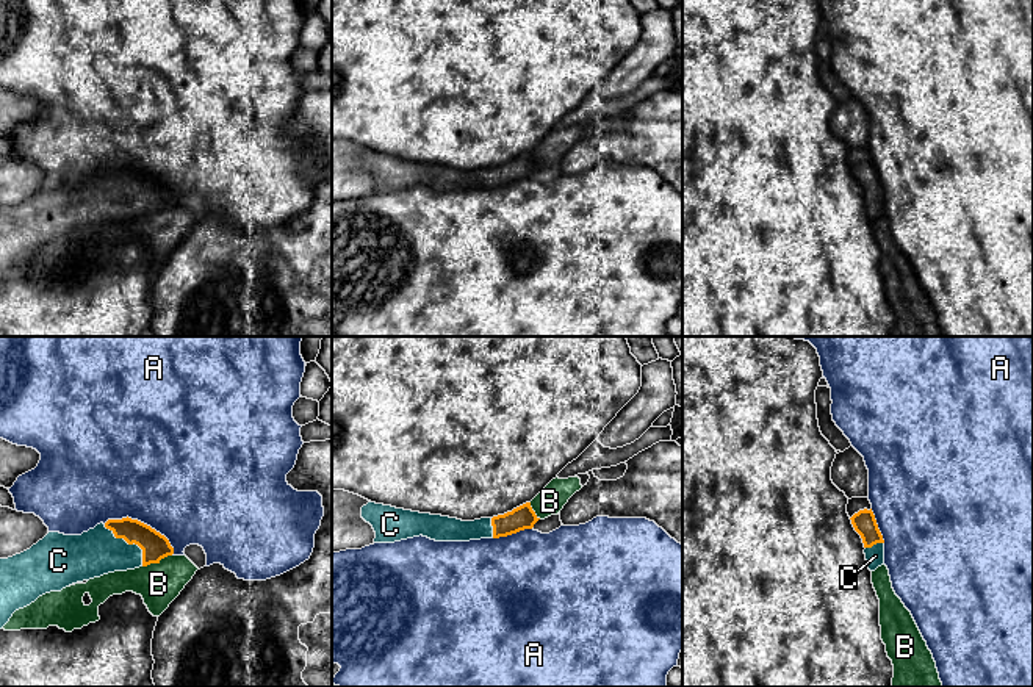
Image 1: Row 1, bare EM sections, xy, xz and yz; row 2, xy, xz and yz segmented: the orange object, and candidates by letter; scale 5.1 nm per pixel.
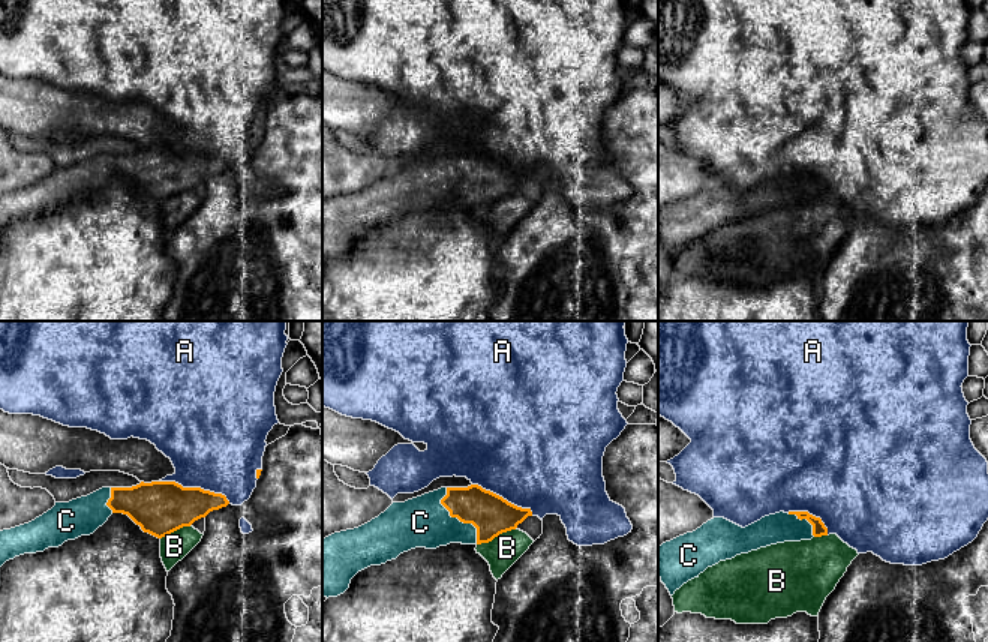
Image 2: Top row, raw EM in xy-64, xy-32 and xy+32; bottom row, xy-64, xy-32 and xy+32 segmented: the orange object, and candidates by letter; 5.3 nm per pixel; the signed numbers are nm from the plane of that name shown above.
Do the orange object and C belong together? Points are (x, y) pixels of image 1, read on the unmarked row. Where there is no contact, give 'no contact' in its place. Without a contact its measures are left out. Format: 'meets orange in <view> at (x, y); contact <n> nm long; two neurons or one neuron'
meets orange in xy at (130, 193); contact 300 nm long; one neuron

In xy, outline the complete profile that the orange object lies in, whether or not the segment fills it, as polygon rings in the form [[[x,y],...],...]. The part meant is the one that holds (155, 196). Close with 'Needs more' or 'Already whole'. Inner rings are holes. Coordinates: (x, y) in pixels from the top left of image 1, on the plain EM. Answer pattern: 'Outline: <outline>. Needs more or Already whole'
Outline: [[[108,169],[81,185],[49,182],[30,199],[0,208],[0,279],[13,263],[50,241],[172,205],[169,189],[131,169]]]. Needs more

